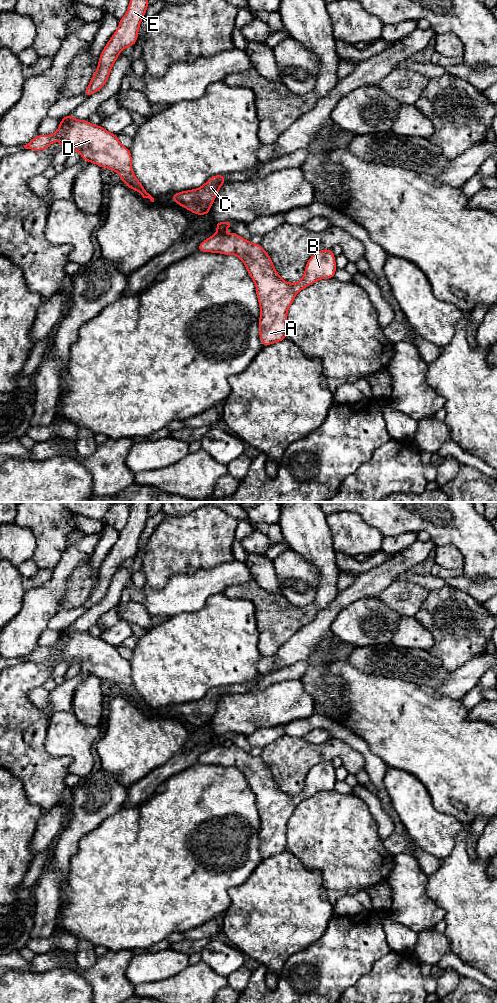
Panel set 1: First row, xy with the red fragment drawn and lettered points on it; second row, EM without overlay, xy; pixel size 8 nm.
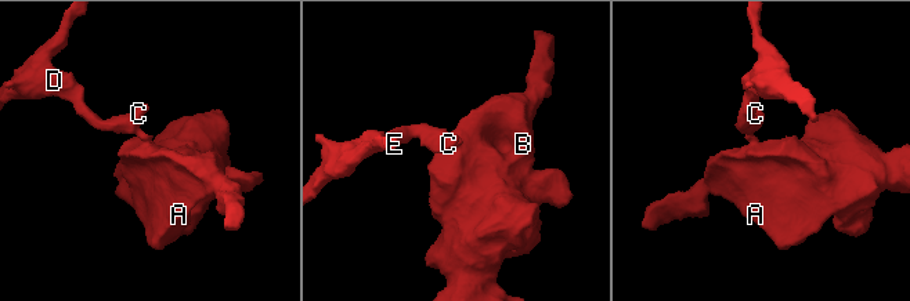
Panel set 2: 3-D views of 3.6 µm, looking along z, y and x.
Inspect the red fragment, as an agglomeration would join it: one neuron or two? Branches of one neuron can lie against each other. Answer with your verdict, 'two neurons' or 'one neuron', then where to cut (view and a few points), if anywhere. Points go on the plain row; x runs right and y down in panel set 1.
two neurons | xy (218, 743), (221, 745)

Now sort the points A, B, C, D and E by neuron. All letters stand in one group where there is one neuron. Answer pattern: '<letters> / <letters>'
A B / C D E

